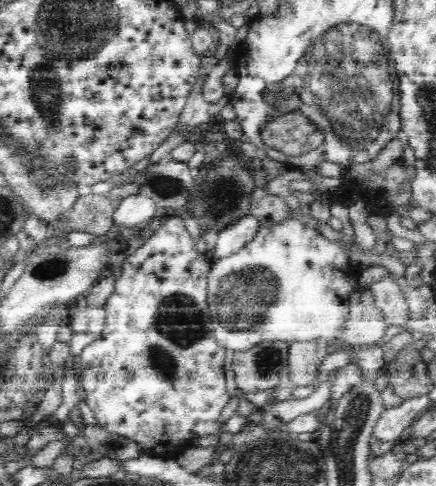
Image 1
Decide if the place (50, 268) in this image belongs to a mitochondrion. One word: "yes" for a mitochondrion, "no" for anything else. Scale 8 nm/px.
yes

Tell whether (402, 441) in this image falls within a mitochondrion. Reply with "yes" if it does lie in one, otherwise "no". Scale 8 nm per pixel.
no

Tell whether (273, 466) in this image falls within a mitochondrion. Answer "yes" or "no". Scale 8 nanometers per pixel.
yes

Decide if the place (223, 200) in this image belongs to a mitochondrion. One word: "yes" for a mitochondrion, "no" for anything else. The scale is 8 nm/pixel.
yes

